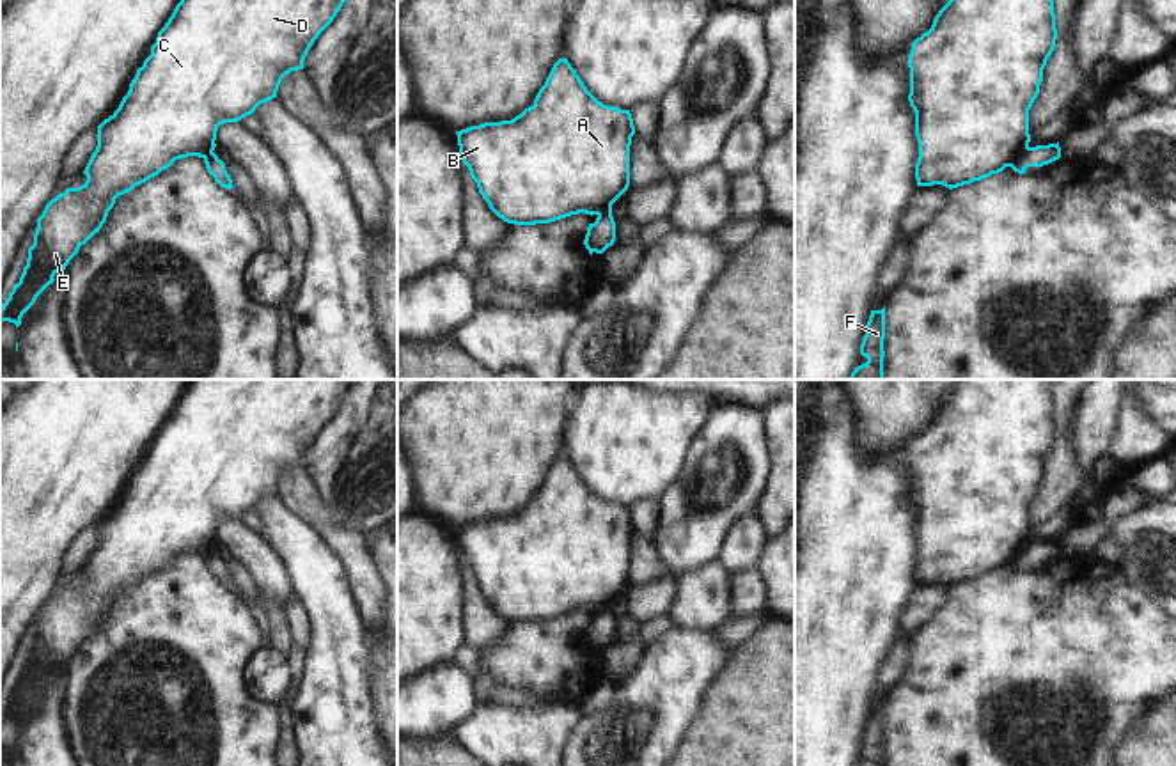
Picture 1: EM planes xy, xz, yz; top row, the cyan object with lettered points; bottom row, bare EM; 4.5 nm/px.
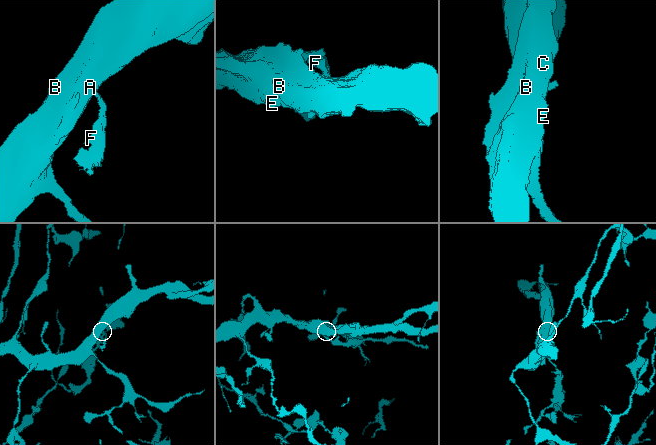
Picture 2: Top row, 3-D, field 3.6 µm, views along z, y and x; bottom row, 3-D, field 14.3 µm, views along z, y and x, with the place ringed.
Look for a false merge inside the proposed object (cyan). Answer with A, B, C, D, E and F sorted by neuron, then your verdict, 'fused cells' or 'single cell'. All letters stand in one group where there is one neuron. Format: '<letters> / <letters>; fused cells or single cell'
A B C D E / F; fused cells

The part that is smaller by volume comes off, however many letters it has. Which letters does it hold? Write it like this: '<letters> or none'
F

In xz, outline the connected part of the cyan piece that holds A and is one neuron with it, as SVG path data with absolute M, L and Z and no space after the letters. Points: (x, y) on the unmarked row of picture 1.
M559 456L534 502L511 518L456 528L463 560L490 606L507 621L550 621L571 612L600 612L630 583L630 507L600 500L568 456Z

